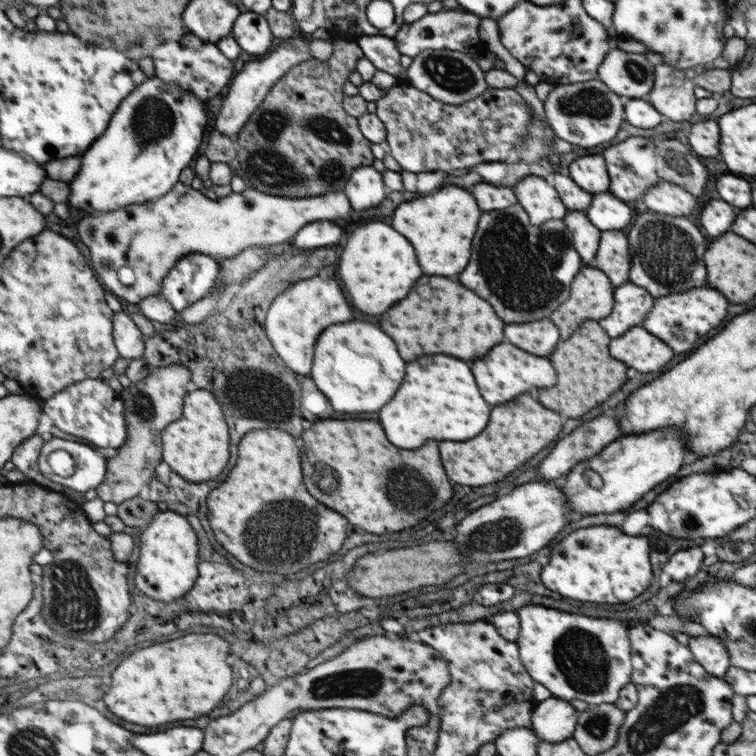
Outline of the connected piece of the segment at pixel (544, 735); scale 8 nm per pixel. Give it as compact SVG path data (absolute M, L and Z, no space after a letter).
M550 697L534 707L531 723L538 738L559 743L572 737L580 713L568 701Z

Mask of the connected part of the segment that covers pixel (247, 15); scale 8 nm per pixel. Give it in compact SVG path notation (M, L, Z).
M248 10L234 21L232 34L241 50L254 56L268 52L274 37L265 15Z

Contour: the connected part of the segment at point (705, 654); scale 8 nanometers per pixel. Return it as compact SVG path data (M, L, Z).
M712 635L690 637L688 646L694 658L712 676L723 678L724 673L731 667L730 653L718 637Z

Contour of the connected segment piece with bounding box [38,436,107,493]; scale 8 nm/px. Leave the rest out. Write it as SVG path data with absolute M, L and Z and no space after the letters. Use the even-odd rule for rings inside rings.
M54 436L43 443L38 464L40 472L53 484L84 493L97 489L107 471L107 459L102 459L96 450L83 443ZM55 450L65 450L75 458L75 470L70 476L56 474L48 464L48 456Z

